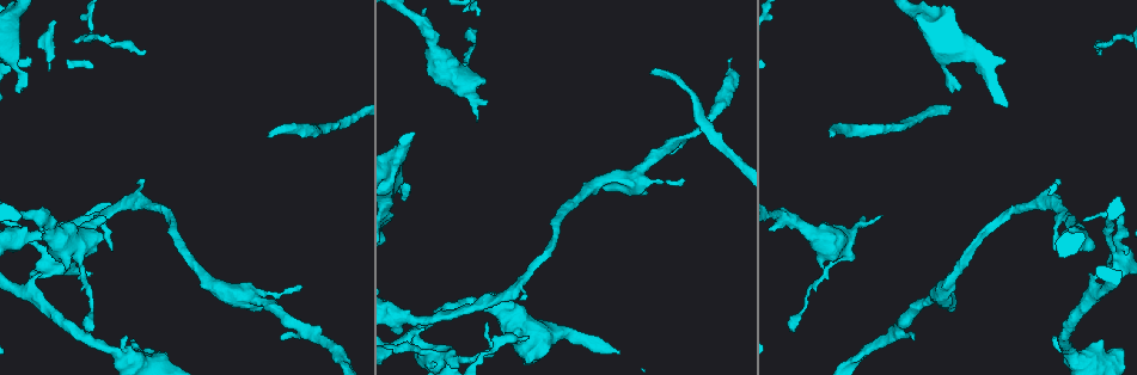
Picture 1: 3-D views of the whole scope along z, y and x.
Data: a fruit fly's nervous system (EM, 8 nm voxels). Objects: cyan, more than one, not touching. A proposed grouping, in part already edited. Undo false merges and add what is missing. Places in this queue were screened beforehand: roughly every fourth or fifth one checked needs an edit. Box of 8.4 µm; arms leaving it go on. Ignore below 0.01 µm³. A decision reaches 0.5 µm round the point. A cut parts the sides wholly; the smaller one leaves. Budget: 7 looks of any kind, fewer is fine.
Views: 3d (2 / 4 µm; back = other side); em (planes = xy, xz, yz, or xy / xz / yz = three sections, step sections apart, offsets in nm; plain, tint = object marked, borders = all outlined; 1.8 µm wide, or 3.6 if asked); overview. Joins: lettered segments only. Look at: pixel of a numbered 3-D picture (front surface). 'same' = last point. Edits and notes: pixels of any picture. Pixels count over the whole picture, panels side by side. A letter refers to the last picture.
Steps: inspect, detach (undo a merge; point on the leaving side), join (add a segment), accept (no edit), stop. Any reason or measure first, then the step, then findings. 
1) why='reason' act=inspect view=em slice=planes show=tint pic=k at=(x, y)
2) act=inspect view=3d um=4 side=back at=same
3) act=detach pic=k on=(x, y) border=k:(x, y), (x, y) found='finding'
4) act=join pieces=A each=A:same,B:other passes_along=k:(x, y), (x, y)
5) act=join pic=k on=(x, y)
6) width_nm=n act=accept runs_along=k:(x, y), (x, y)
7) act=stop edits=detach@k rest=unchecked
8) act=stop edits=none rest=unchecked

act=inspect view=em slice=planes show=borders pic=1 at=(832, 136)

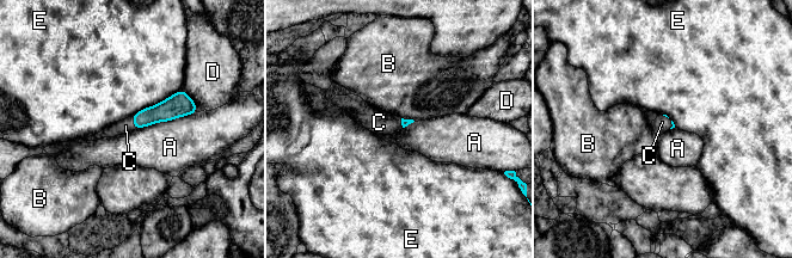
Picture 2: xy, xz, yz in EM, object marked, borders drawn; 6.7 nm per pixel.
act=join pieces=C each=A:other,B:other,C:same,D:other,E:other passes_along=2:(167, 110), (134, 123), (126, 126) found='it goes on there'

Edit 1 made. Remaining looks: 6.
why='see it whole again' act=inspect view=overview

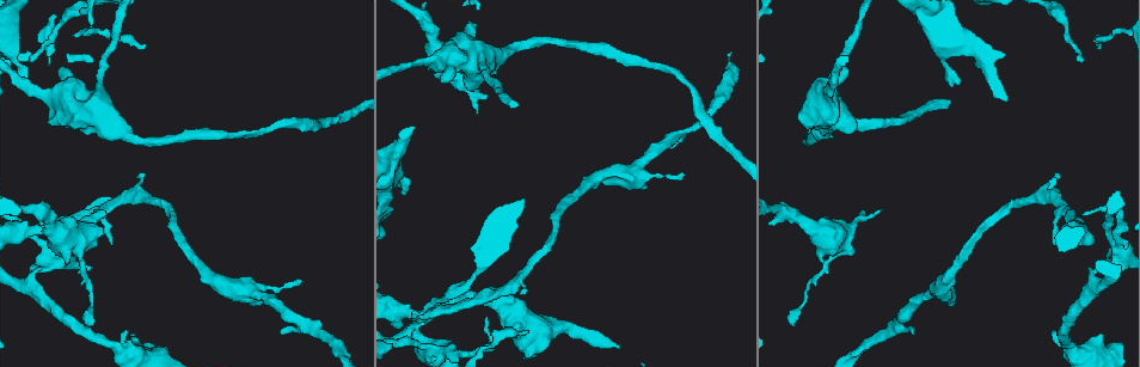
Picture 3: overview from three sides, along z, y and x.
why='branch stops here' act=inspect view=3d um=4 pic=3 at=(476, 114)

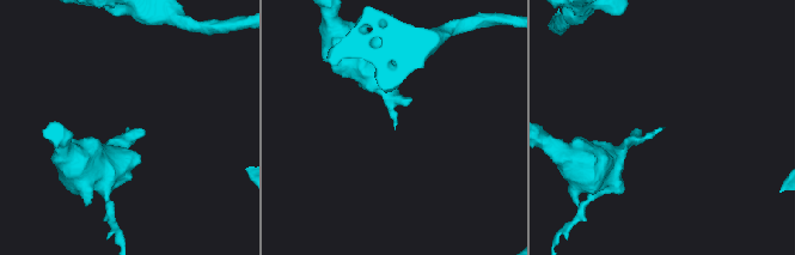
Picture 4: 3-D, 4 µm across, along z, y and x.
why='now the EM' act=inspect view=em slice=planes show=plain pic=4 at=(663, 127)

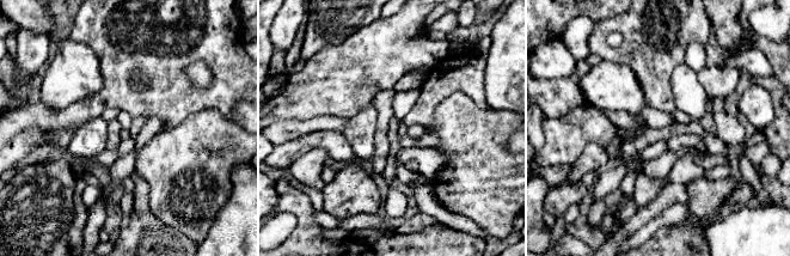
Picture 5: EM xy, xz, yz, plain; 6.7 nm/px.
act=inspect view=em slice=planes show=borders at=same

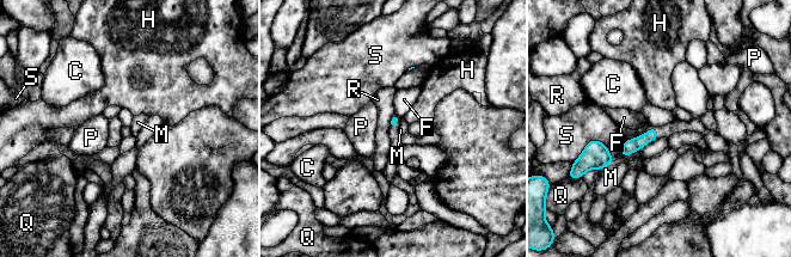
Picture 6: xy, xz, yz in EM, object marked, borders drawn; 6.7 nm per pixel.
act=accept each=C:other,F:other,H:other,M:other,P:other,Q:other,R:other,S:other border=6:(639, 148), (621, 158) found='no lettered segment goes on from it'

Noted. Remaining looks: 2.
why='calibre changes' act=inspect view=em slice=xy step=8 show=tint pic=3 at=(1121, 223)

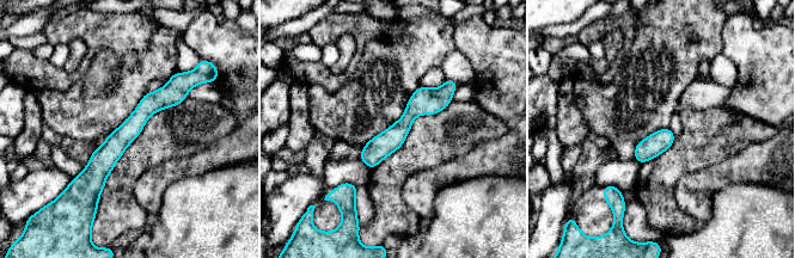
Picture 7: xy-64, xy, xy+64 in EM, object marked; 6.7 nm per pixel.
why='cut it another way' act=inspect view=em slice=planes show=borders at=same

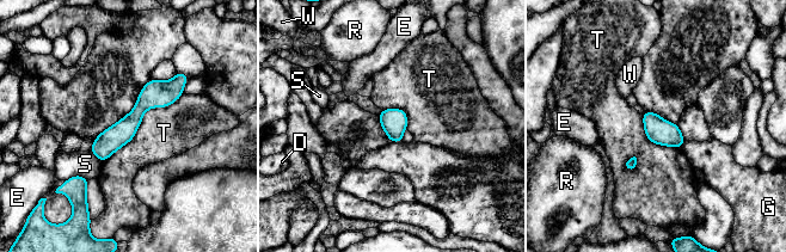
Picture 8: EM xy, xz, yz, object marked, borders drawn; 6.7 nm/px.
width_nm=160 longest_contact=T:700nm act=accept each=D:other,E:other,G:other,R:other,S:other,T:other,W:other found='one cell here'

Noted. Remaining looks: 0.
act=stop edits=join@2 rest=unchecked

